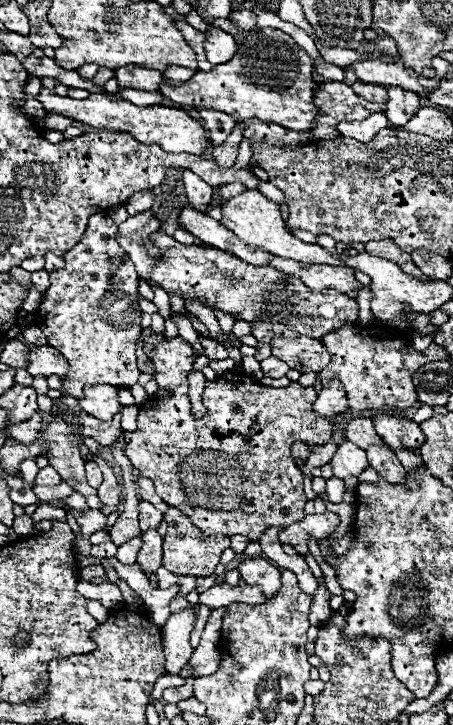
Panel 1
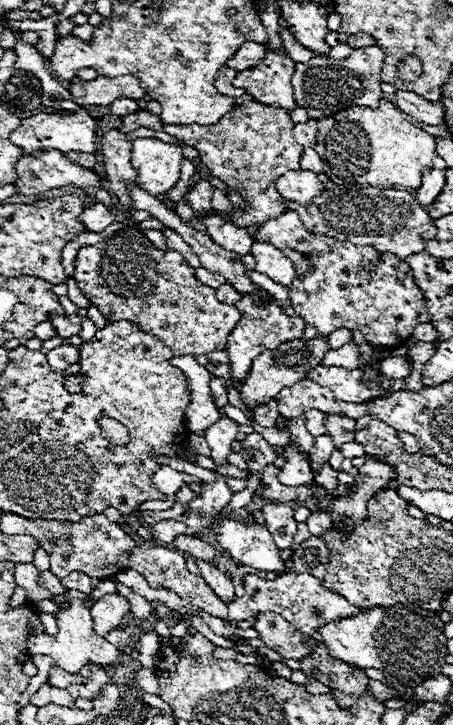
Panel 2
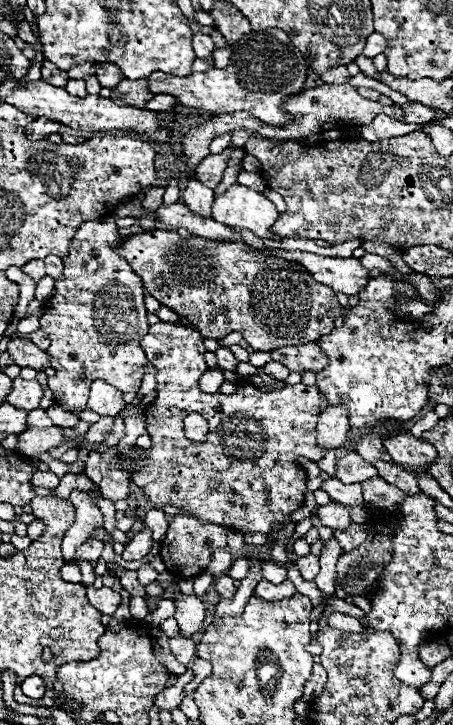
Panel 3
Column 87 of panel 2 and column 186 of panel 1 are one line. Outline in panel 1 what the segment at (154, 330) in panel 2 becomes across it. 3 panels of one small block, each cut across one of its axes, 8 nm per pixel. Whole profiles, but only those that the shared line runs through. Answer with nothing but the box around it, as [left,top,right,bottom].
[146,232,358,344]

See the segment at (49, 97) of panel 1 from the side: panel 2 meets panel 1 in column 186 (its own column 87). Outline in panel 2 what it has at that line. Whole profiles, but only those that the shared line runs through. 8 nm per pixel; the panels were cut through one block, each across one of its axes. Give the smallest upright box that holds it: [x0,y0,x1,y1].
[10,110,96,154]

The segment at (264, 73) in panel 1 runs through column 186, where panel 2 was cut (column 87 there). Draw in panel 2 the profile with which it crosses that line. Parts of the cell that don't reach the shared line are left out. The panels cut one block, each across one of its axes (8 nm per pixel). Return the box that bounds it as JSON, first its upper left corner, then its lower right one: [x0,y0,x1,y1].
[68,76,146,106]

